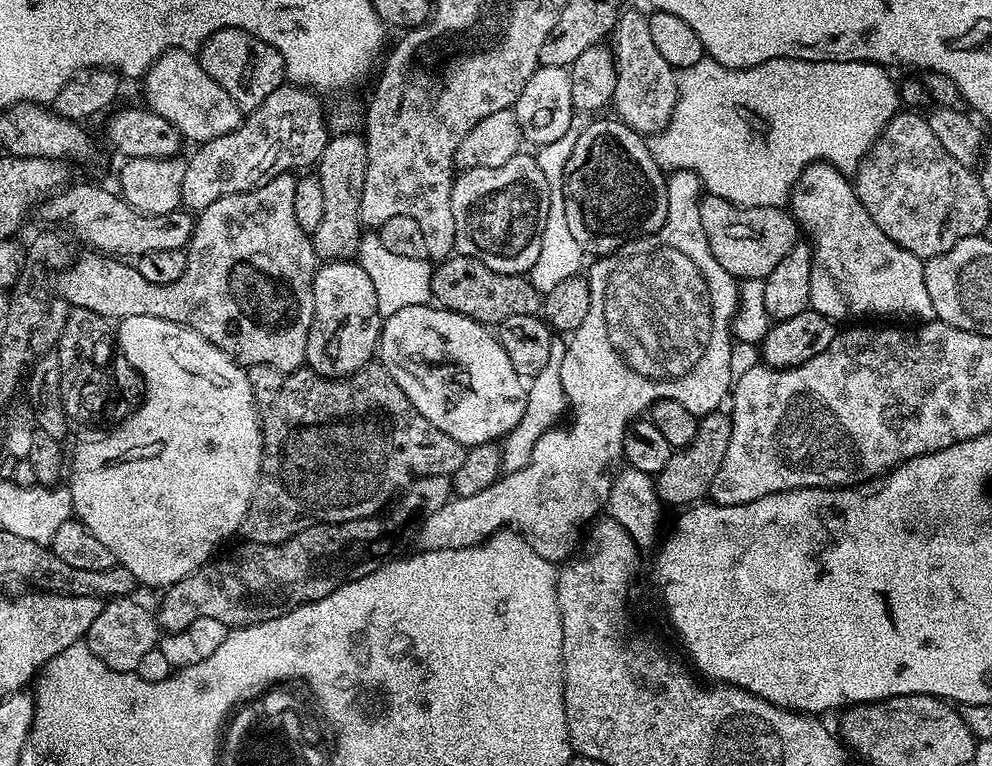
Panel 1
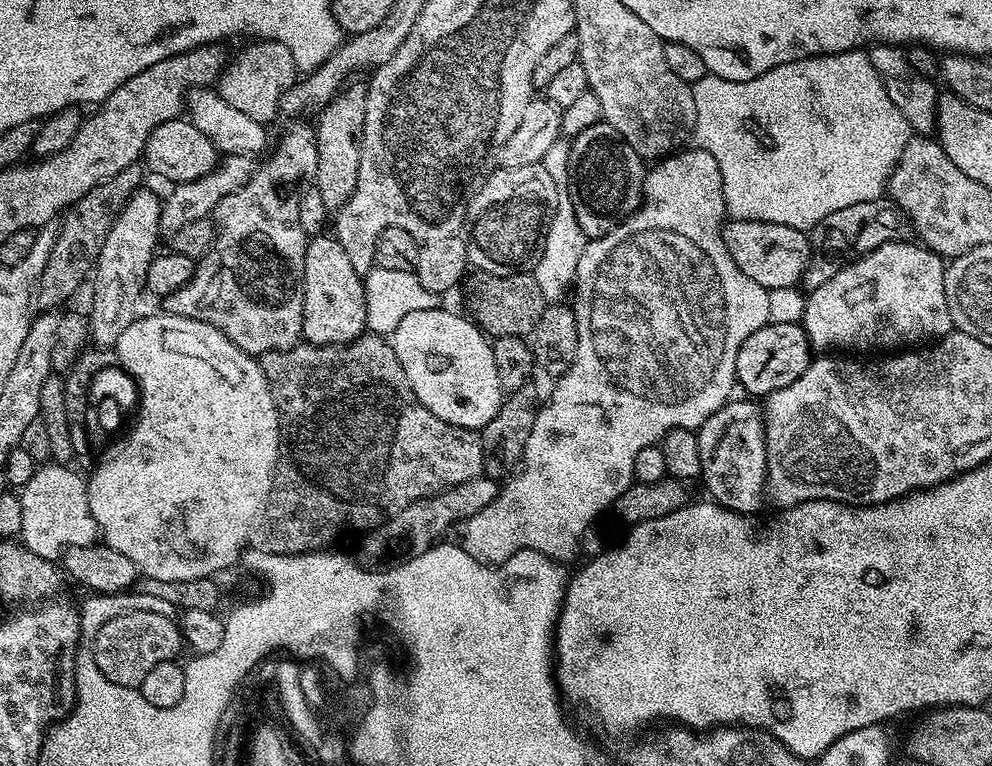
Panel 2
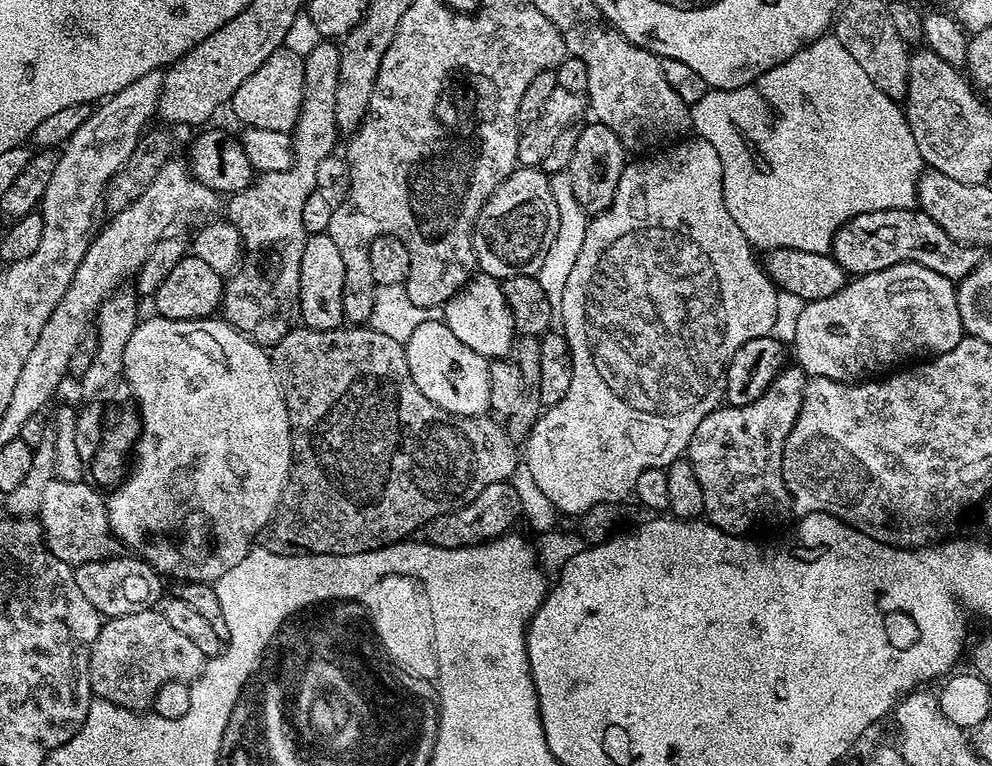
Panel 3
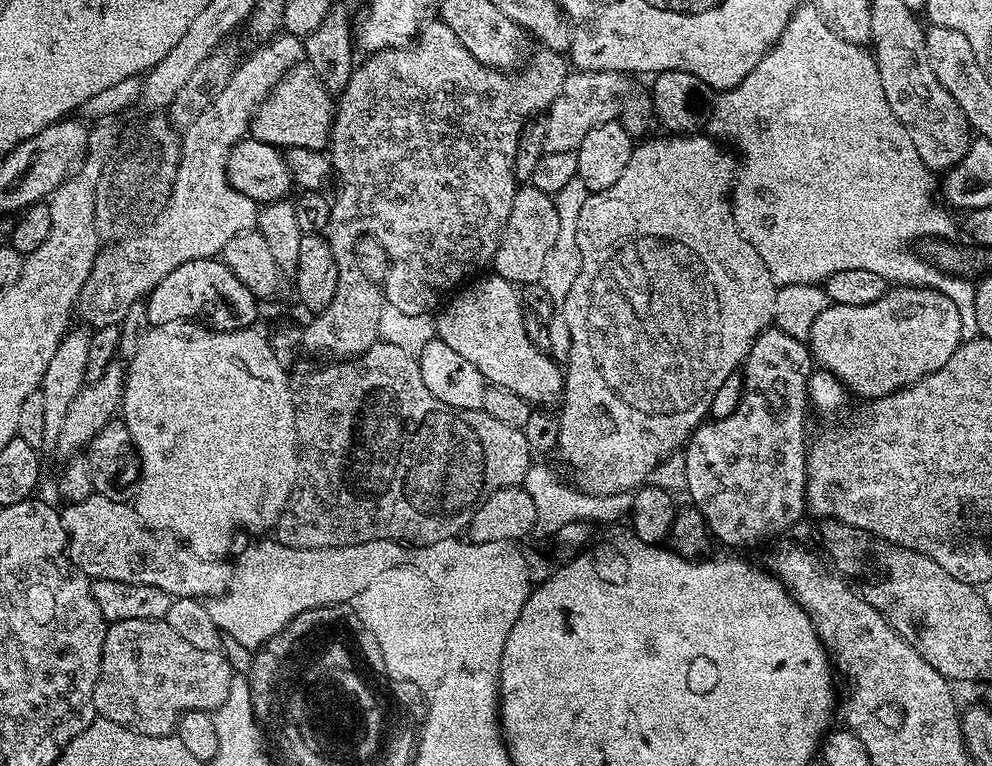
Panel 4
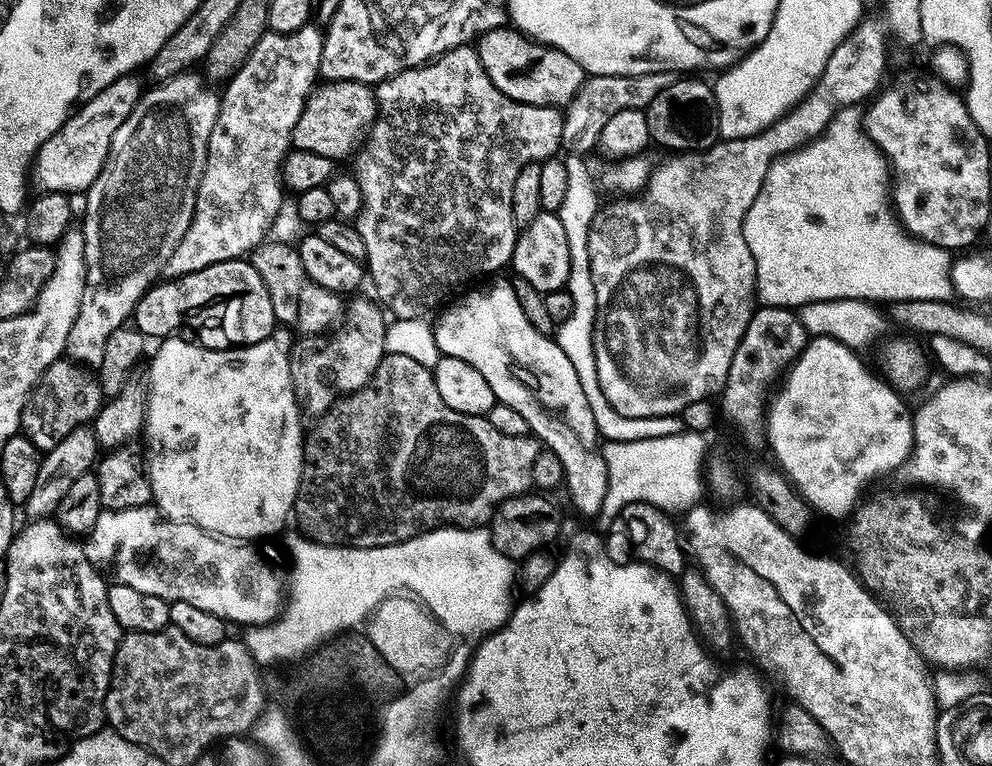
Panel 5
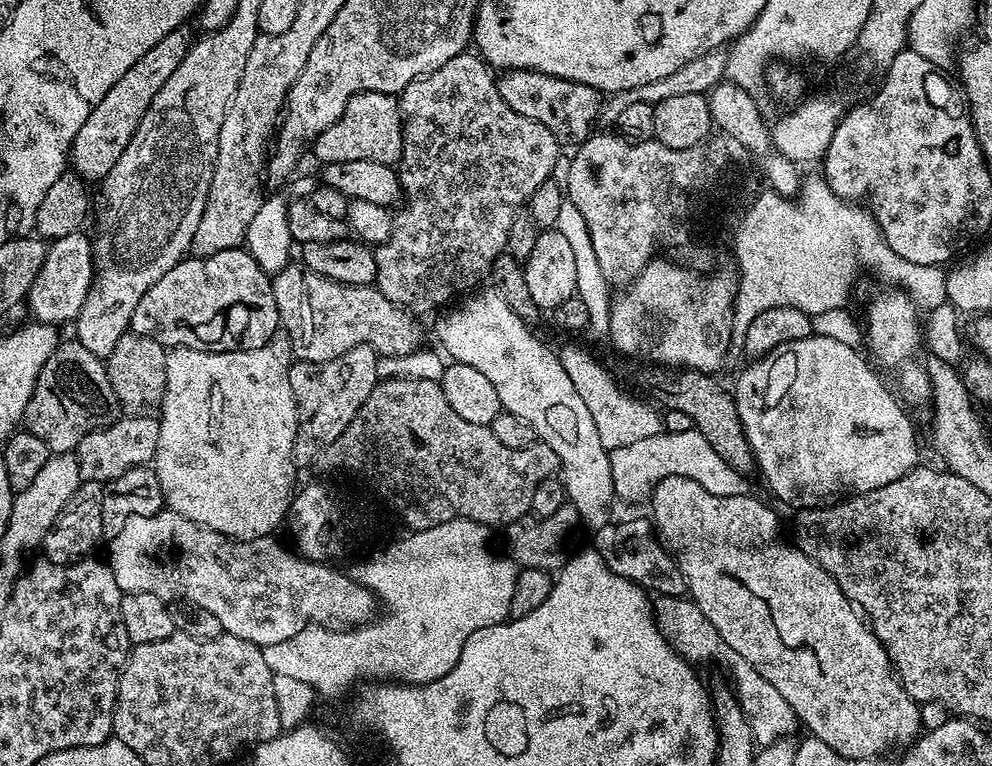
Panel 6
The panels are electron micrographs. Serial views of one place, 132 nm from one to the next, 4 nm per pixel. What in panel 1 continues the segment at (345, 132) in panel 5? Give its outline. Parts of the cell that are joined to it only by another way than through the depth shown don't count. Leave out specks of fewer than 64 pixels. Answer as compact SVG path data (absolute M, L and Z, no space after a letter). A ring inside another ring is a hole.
M223 28L210 34L198 49L198 59L202 70L206 70L206 74L210 74L210 78L214 78L230 98L234 98L236 107L244 114L262 106L262 102L266 102L266 98L270 98L270 94L274 94L274 90L278 90L286 80L282 54L241 28Z

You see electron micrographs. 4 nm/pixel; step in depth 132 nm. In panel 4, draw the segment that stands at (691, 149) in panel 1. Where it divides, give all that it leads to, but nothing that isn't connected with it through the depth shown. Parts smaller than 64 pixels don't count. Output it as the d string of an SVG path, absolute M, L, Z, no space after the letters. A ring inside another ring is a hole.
M810 6L797 8L796 13L790 18L786 30L776 39L771 50L760 59L758 66L754 66L754 70L750 70L750 74L746 74L746 78L742 78L742 82L738 86L721 91L715 97L710 132L713 137L719 138L721 141L729 140L730 143L737 144L741 154L744 155L744 165L741 168L739 165L738 175L735 177L730 197L732 217L738 230L746 238L746 242L750 242L750 246L754 246L754 250L758 250L758 258L762 258L766 270L770 270L772 279L776 281L777 285L820 284L829 276L838 274L842 270L870 270L871 273L878 274L896 286L920 288L938 285L939 291L943 292L946 298L952 299L954 306L958 307L958 318L961 321L967 319L967 307L963 305L962 298L956 296L954 291L956 285L960 286L966 281L965 277L952 274L942 275L941 269L935 263L924 258L919 260L908 249L908 243L911 240L926 235L931 224L940 224L944 220L943 214L936 209L936 204L932 201L934 173L923 164L913 143L910 142L910 135L907 134L905 126L902 126L902 123L891 112L890 105L886 102L886 96L883 94L882 78L878 74L878 66L873 53L867 47L851 44L838 38L838 34L834 34L830 30L830 26L826 26L826 22L822 22L822 18L818 18L818 10L814 10Z

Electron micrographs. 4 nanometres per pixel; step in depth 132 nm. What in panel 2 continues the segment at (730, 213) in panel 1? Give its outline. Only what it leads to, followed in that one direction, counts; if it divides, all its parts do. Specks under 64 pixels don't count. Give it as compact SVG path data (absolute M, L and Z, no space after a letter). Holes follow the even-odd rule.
M729 219L722 231L726 250L730 250L730 258L734 258L734 266L738 266L746 278L754 278L758 286L766 289L797 287L814 256L809 237L794 226L761 220Z

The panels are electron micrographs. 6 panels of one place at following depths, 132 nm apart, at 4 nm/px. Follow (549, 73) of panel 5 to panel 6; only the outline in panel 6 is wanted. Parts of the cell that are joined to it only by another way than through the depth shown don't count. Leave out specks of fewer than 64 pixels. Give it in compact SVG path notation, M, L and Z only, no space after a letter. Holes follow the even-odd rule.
M514 68L501 76L504 77L499 77L498 83L502 98L506 98L506 106L518 110L518 114L526 118L534 118L534 122L542 122L561 145L578 146L593 135L592 123L597 123L602 107L602 93L597 88L529 68Z

